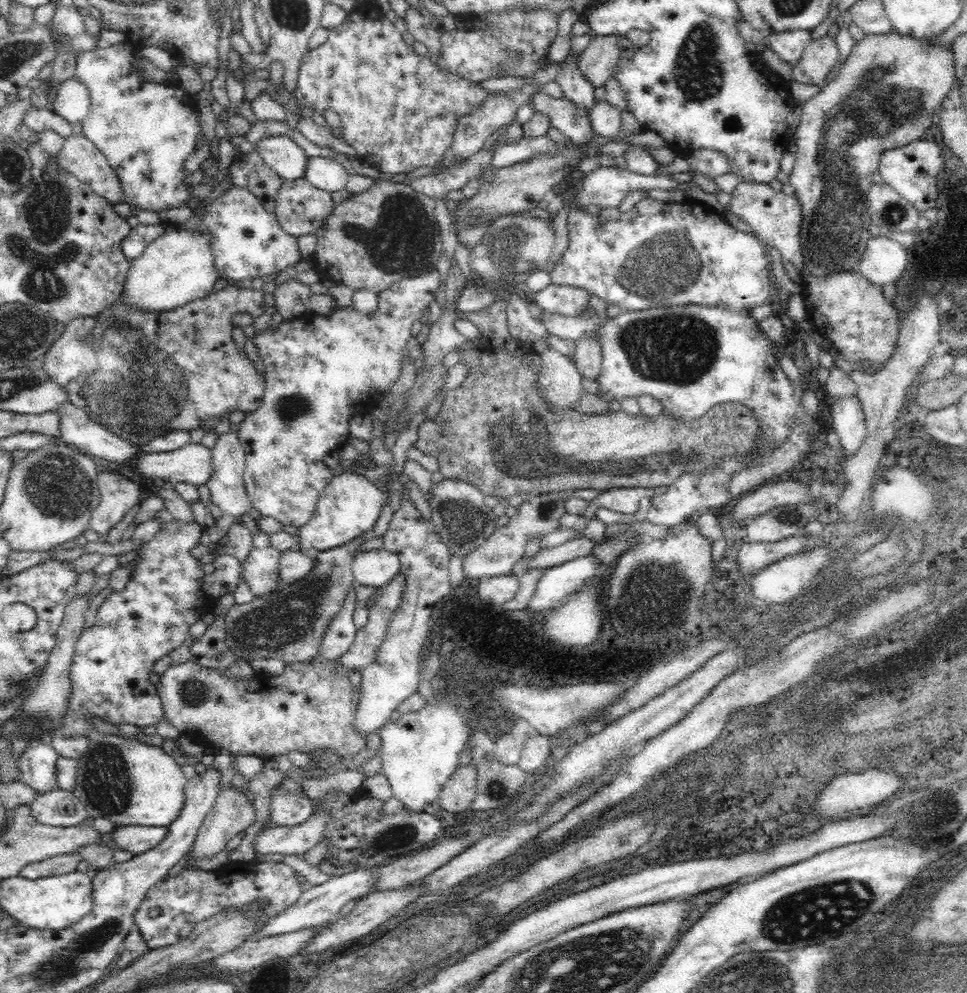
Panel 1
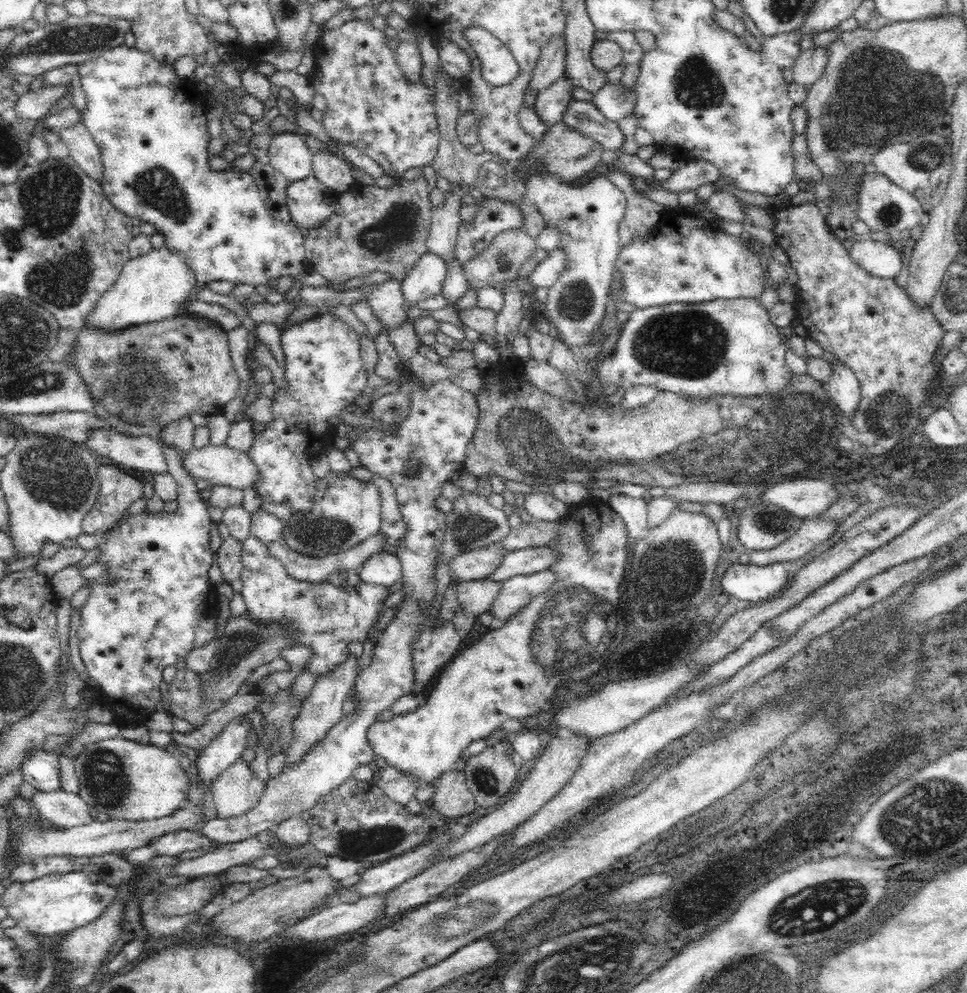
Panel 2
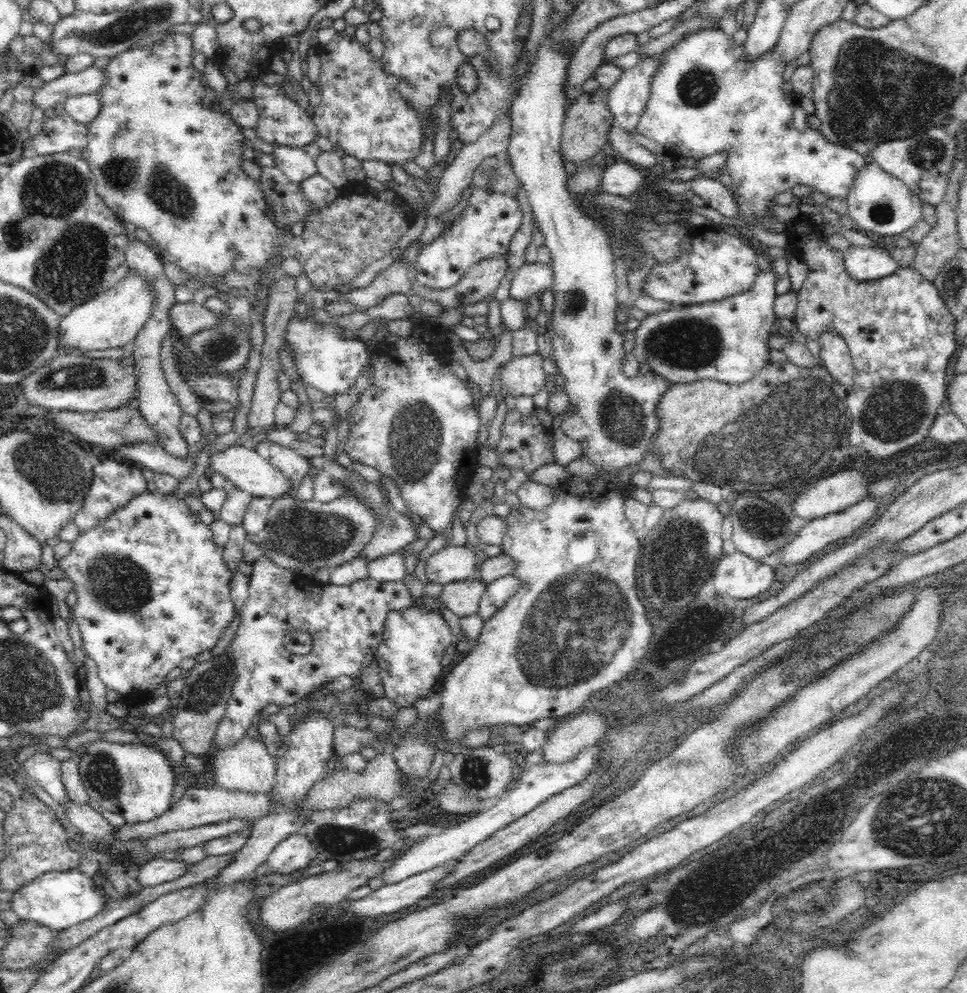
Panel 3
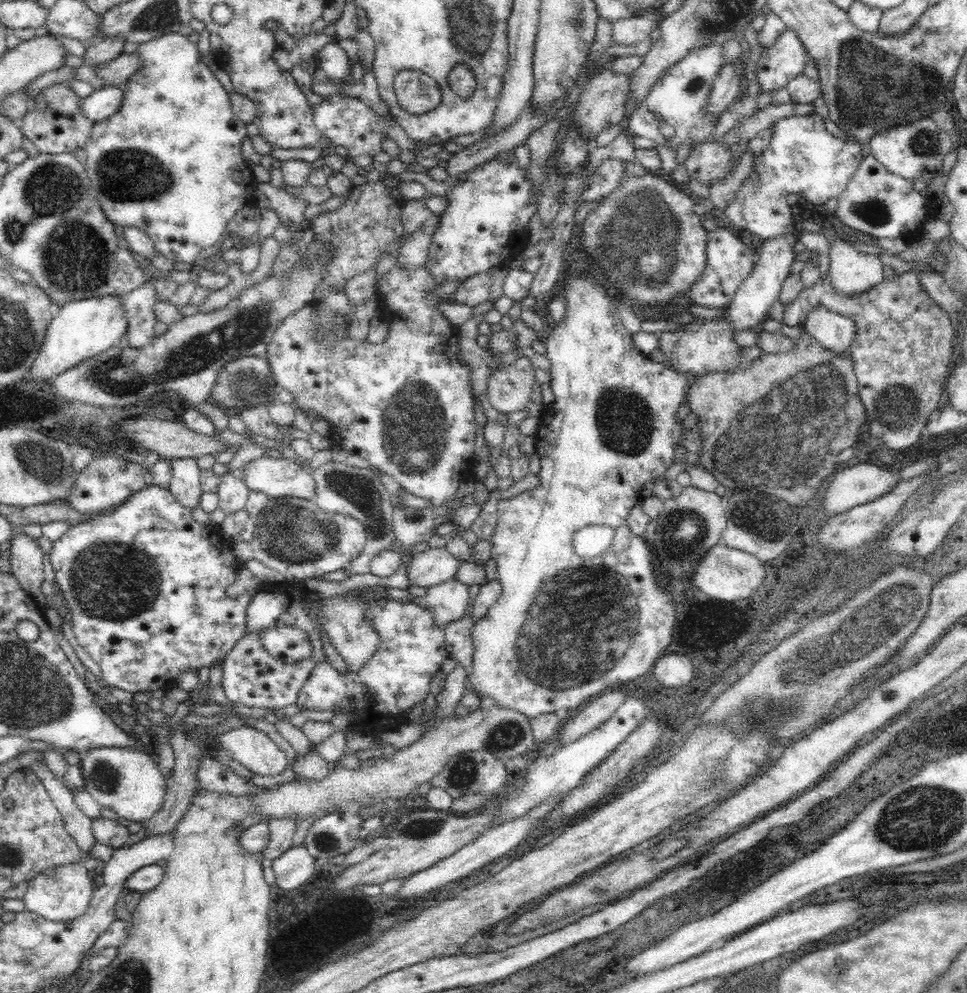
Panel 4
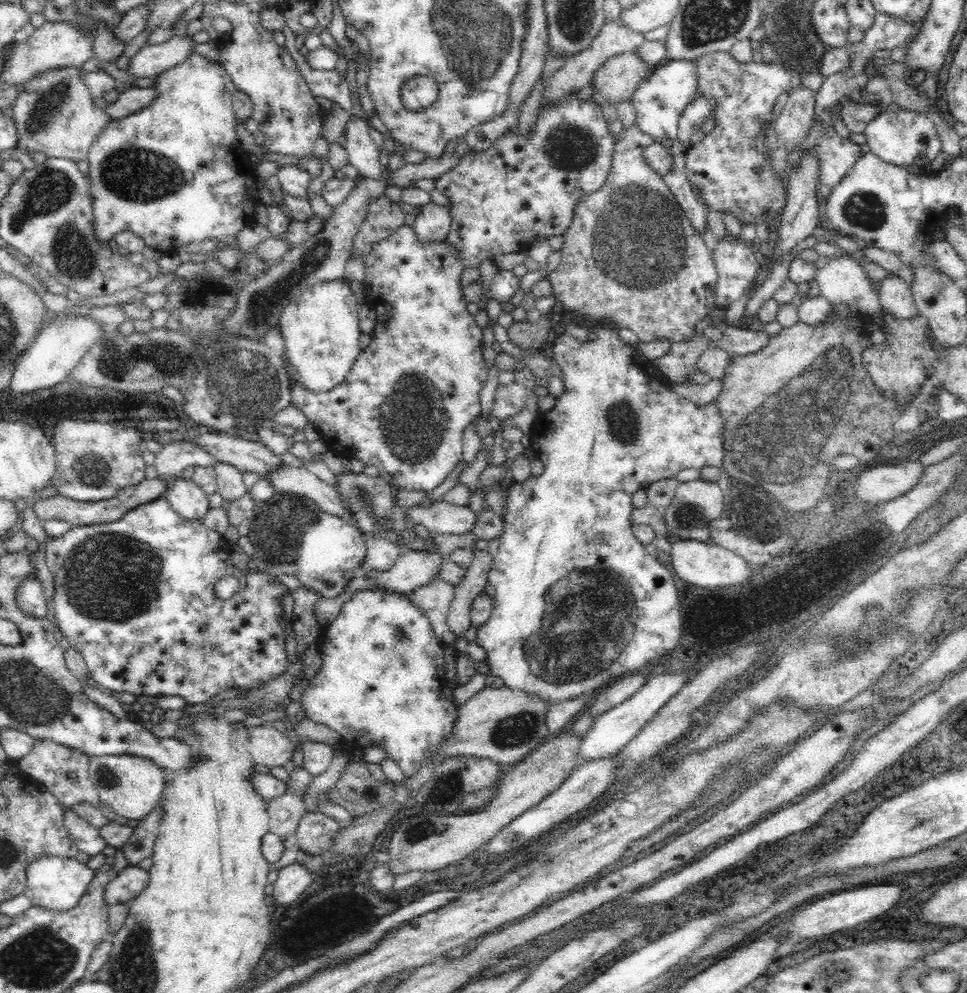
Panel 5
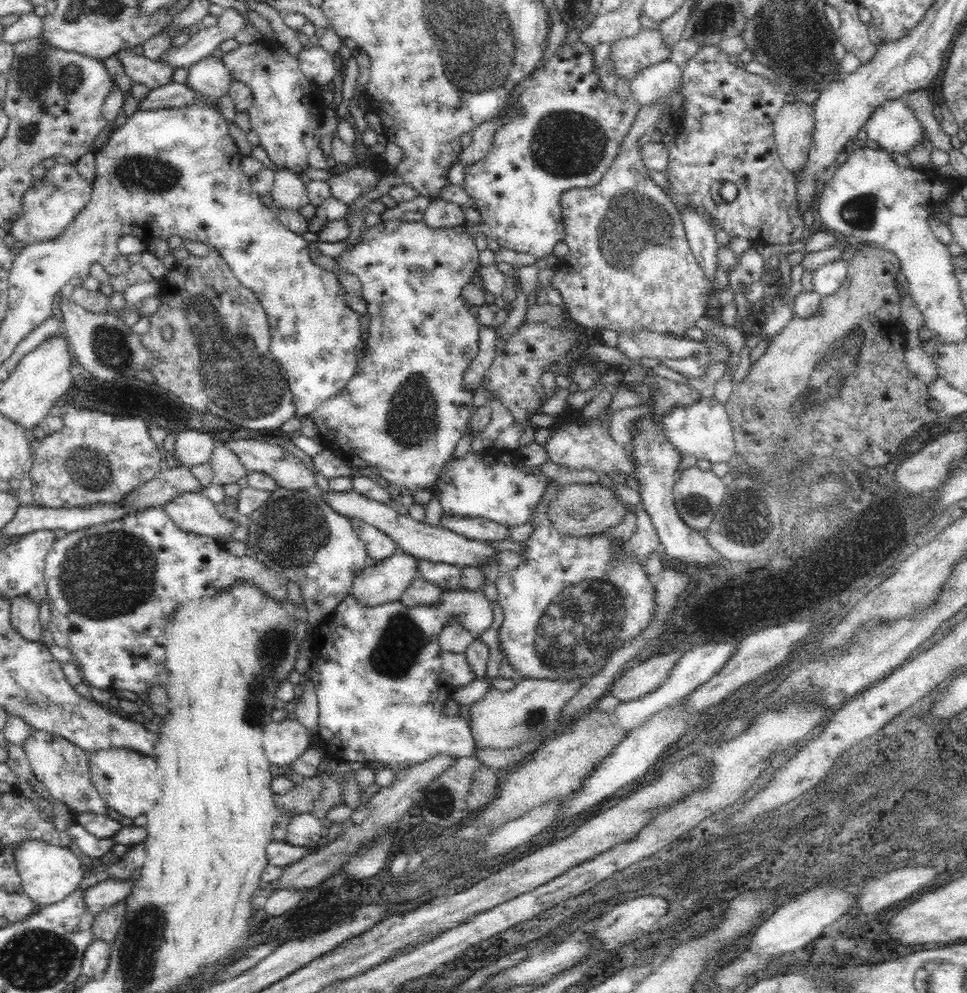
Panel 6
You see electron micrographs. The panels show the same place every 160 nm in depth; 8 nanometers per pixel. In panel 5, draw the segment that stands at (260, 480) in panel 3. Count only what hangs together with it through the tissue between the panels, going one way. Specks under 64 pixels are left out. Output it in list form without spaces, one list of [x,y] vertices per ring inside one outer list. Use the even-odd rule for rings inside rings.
[[[282,466],[262,479],[271,482],[276,493],[294,493],[313,500],[324,512],[351,520],[350,511],[342,505],[338,491],[308,472],[304,467]]]

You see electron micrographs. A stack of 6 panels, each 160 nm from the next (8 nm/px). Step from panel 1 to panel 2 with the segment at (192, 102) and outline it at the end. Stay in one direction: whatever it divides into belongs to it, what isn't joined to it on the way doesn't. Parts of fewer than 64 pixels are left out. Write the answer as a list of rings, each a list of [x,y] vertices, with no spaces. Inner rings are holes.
[[[120,44],[120,46],[112,46],[110,50],[102,52],[102,56],[98,56],[94,60],[86,60],[86,62],[80,62],[80,64],[76,65],[78,65],[76,73],[80,77],[81,87],[86,96],[86,111],[82,116],[81,122],[84,123],[84,127],[94,138],[98,148],[100,148],[101,159],[104,165],[104,176],[101,180],[101,187],[104,189],[108,200],[111,200],[112,204],[120,212],[127,214],[129,217],[138,216],[141,221],[145,220],[154,224],[157,232],[164,234],[165,245],[185,256],[187,265],[191,266],[195,272],[197,284],[200,287],[208,285],[212,280],[229,280],[236,285],[242,283],[265,287],[266,285],[272,285],[281,276],[294,278],[307,270],[304,237],[300,233],[299,228],[292,221],[278,221],[276,217],[268,212],[267,204],[264,202],[263,197],[260,196],[252,175],[248,174],[247,171],[232,172],[231,170],[223,170],[215,172],[208,167],[208,158],[210,156],[206,148],[208,148],[208,142],[211,140],[206,125],[208,111],[202,104],[193,104],[190,102],[189,94],[193,94],[195,86],[187,79],[181,79],[176,75],[174,69],[172,69],[172,64],[162,64],[150,53],[142,52],[136,47],[128,47],[125,44]]]

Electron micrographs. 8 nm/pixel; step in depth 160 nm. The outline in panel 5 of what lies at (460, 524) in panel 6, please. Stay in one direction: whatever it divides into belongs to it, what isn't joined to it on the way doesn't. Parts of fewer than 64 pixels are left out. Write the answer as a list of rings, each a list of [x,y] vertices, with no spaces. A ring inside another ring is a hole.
[[[443,498],[430,505],[419,504],[406,510],[414,528],[418,525],[430,534],[464,534],[476,524],[476,514],[467,505],[456,505]]]

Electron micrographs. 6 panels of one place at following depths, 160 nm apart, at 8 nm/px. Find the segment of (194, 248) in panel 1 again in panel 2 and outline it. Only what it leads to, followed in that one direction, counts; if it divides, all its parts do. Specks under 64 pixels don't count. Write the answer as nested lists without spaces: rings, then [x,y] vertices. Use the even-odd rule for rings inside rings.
[[[163,244],[146,254],[131,258],[119,272],[116,282],[98,299],[85,320],[86,325],[116,333],[140,324],[156,322],[178,315],[190,300],[197,297],[200,286],[185,256]]]

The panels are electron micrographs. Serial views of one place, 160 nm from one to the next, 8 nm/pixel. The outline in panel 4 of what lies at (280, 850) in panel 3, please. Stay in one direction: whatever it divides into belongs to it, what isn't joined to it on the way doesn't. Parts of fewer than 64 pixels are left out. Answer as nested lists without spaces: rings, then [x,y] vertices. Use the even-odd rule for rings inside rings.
[[[304,843],[298,846],[293,845],[282,856],[278,856],[271,862],[274,875],[276,875],[276,884],[282,890],[294,890],[306,884],[314,874],[315,862],[317,860],[308,853]]]

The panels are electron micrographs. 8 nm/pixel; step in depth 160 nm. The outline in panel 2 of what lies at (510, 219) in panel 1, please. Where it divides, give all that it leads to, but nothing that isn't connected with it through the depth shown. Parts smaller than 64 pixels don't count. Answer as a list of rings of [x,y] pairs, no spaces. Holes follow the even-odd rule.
[[[508,228],[496,234],[494,240],[476,256],[466,260],[463,271],[470,288],[492,287],[499,282],[518,278],[520,268],[527,263],[533,252],[540,247],[537,239],[529,235],[523,228]]]

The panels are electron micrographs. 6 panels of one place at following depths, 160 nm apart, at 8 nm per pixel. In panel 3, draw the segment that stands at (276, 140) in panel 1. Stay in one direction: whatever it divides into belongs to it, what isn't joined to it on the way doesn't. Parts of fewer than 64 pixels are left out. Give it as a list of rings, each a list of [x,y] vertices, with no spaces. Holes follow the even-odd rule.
[[[274,145],[272,155],[274,166],[296,184],[317,172],[314,158],[300,147]]]

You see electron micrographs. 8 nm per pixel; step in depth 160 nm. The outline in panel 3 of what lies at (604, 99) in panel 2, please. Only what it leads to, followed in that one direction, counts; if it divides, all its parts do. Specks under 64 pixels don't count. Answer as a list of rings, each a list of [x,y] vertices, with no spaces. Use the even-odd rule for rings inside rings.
[[[656,57],[640,60],[636,66],[622,72],[618,82],[606,89],[606,107],[615,123],[632,133],[638,127],[648,102],[650,80],[656,72]]]

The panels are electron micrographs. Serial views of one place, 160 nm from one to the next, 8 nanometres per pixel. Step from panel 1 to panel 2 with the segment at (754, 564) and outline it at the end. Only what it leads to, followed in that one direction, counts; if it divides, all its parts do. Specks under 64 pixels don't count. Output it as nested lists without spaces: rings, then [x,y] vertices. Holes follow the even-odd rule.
[[[822,519],[805,520],[800,528],[774,548],[755,550],[748,553],[747,564],[766,566],[779,562],[789,563],[808,554],[817,544],[828,540],[838,528],[839,522]]]

